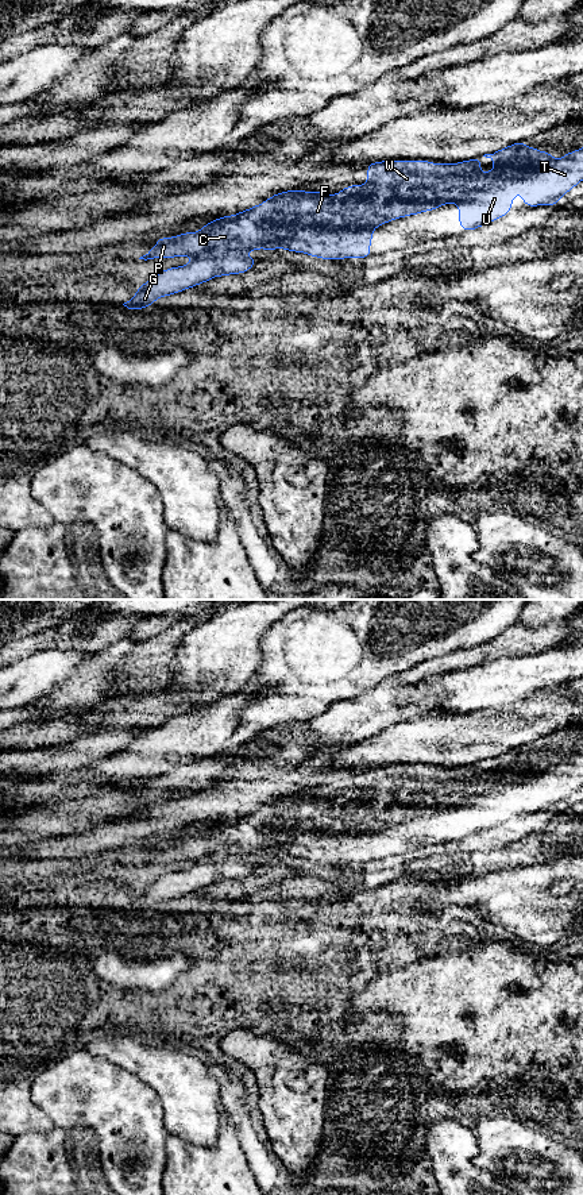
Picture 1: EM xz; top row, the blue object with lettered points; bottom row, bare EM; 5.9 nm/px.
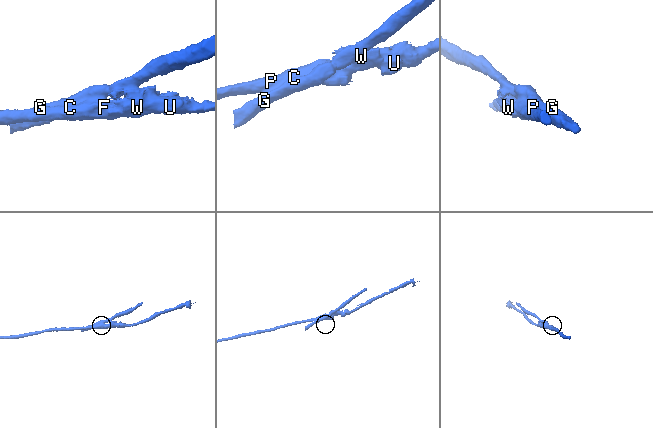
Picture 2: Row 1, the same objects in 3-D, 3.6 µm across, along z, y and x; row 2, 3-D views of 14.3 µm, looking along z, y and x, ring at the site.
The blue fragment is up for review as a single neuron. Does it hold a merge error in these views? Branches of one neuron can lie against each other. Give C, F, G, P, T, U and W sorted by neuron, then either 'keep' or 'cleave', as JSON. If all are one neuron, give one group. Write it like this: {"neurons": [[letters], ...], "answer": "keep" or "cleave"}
{"neurons": [["C", "F", "P", "T", "U", "W"], ["G"]], "answer": "cleave"}

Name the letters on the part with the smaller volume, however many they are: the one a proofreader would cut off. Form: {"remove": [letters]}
{"remove": ["G"]}

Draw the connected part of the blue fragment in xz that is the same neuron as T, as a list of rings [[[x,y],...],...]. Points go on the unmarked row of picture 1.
[[[524,747],[510,749],[483,762],[494,766],[494,774],[482,779],[480,762],[457,768],[429,766],[381,766],[368,768],[367,787],[343,793],[337,799],[306,797],[297,793],[281,797],[259,810],[206,828],[197,837],[169,844],[157,843],[157,851],[139,864],[196,863],[220,855],[275,855],[304,857],[321,864],[371,861],[372,836],[394,824],[433,816],[455,807],[462,834],[476,834],[510,818],[520,797],[528,812],[555,810],[583,786],[583,752],[555,764],[547,756],[528,752]]]

